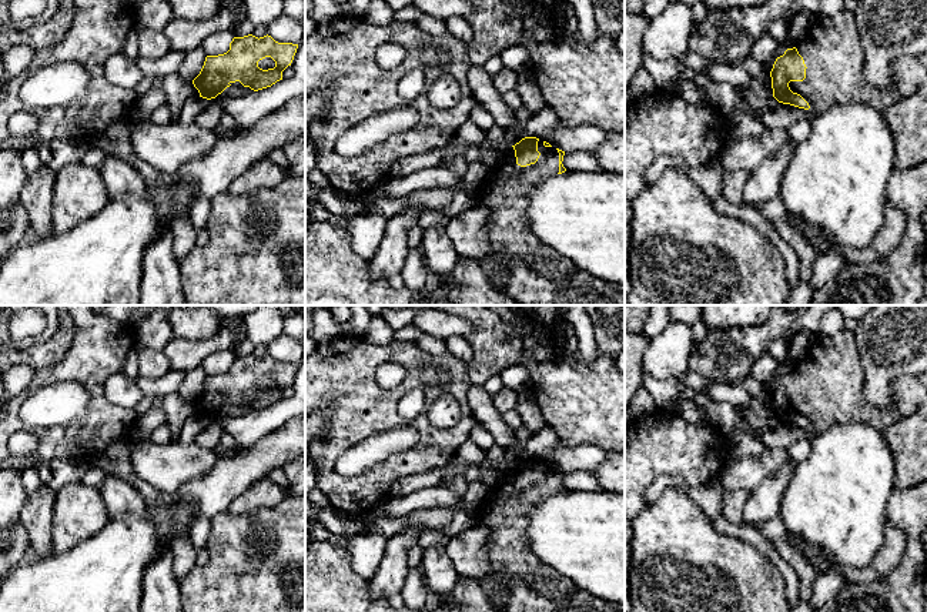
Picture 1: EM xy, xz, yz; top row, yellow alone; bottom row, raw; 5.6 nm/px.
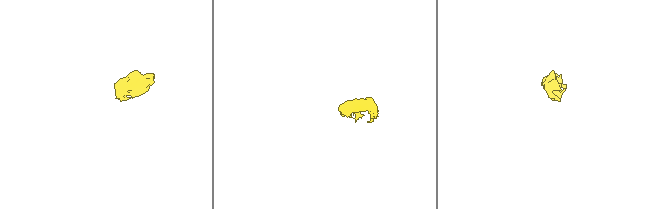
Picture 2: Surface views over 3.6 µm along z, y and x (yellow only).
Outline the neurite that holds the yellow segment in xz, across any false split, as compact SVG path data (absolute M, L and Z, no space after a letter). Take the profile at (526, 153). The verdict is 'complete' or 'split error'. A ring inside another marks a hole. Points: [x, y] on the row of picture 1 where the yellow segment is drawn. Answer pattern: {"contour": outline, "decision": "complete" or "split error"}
{"contour": "M525 137L503 155L501 163L493 168L491 180L479 190L479 204L491 210L488 224L491 251L479 265L486 275L491 287L499 292L505 290L508 278L509 261L526 261L539 275L562 281L572 271L578 270L568 258L556 253L553 248L542 245L529 227L526 210L531 194L538 184L548 177L562 174L565 151L542 141L536 137Z", "decision": "split error"}

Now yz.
{"contour": "M851 11L833 16L816 14L804 39L777 57L770 71L773 97L783 104L811 108L816 114L831 106L863 103L884 113L901 98L913 96L927 83L927 54L904 56L891 60L894 87L884 91L867 80L863 73L864 50Z", "decision": "split error"}

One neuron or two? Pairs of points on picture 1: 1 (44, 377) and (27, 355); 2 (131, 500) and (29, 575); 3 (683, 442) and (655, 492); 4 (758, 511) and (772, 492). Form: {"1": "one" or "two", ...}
{"1": "two", "2": "two", "3": "two", "4": "one"}

